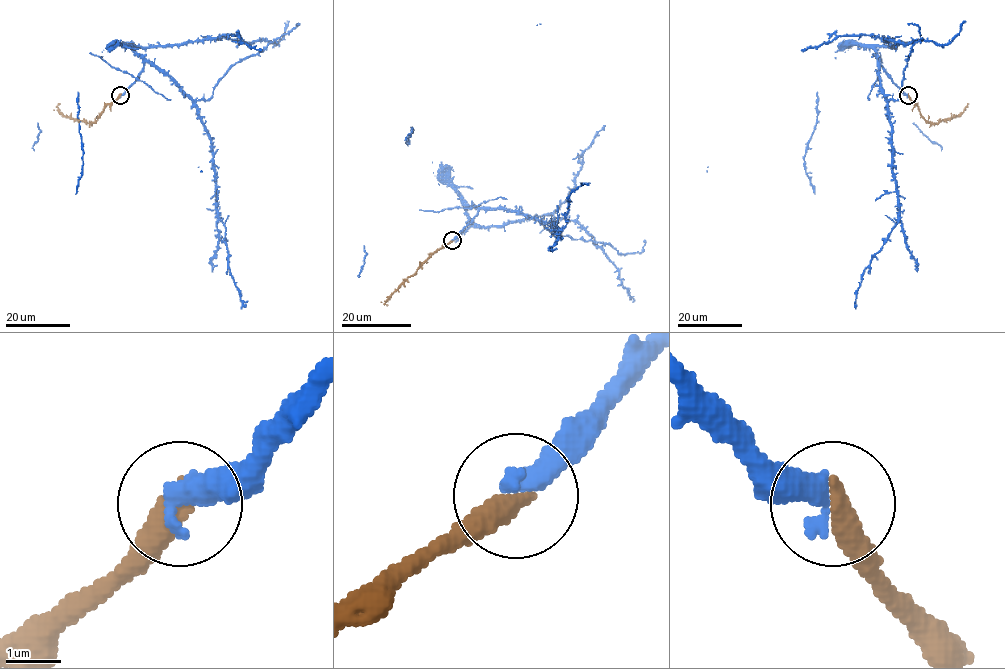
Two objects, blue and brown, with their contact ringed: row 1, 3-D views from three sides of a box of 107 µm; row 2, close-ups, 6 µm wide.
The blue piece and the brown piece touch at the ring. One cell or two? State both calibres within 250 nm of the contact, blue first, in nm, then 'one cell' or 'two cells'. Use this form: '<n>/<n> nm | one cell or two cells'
440/480 nm | one cell

